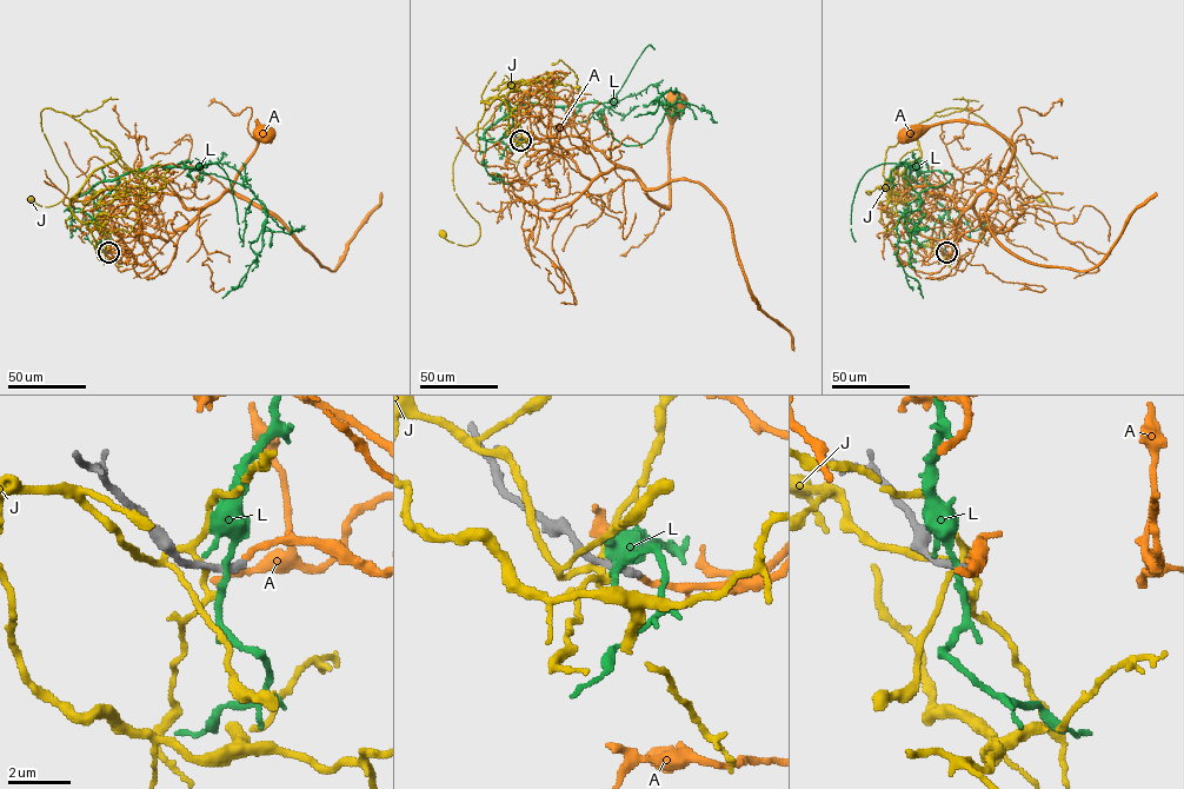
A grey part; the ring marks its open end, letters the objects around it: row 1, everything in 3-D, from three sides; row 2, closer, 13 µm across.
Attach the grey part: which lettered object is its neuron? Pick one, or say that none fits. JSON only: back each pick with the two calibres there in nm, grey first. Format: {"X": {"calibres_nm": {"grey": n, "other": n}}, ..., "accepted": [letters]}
{"A": {"calibres_nm": {"grey": 280, "other": 200}}, "accepted": ["A"]}

